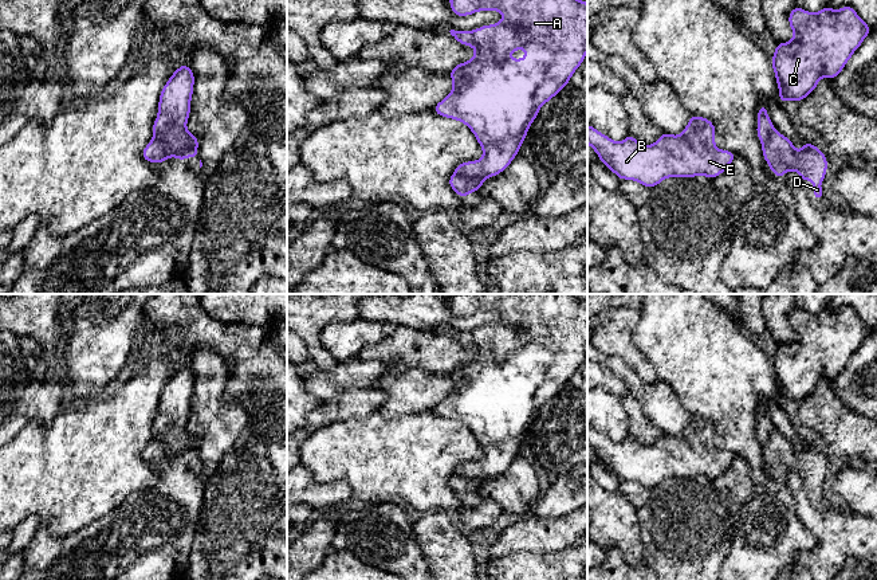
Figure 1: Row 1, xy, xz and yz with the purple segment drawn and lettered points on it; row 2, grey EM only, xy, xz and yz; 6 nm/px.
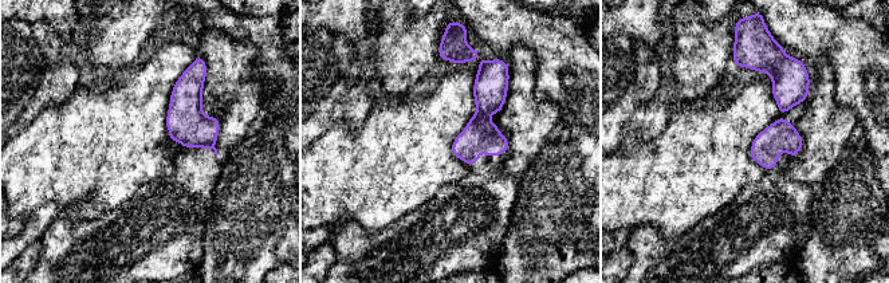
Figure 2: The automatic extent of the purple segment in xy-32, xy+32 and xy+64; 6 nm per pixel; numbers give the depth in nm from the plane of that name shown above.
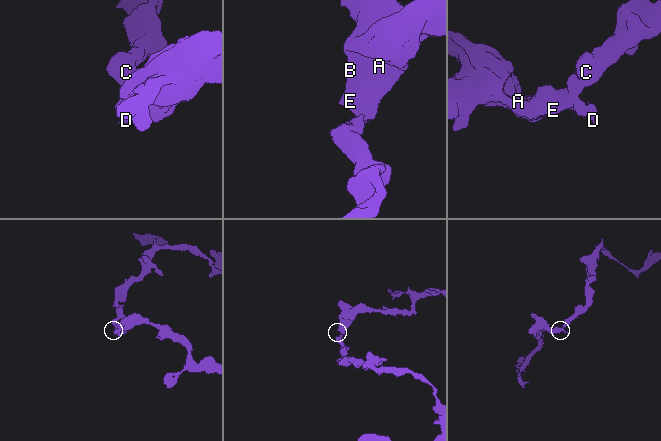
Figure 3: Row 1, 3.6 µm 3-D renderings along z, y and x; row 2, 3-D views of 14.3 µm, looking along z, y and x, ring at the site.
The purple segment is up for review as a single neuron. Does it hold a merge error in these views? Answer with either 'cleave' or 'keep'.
cleave

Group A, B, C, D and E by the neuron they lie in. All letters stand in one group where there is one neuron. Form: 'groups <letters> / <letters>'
groups A B C E / D

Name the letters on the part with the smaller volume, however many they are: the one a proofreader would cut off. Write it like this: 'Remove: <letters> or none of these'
Remove: D

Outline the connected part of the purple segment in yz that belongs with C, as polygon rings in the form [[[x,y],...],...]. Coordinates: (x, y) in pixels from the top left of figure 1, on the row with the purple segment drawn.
[[[827,5],[817,13],[795,7],[788,13],[788,23],[794,38],[776,43],[771,58],[780,103],[786,99],[801,102],[821,78],[838,77],[872,32],[850,5],[838,11]]]

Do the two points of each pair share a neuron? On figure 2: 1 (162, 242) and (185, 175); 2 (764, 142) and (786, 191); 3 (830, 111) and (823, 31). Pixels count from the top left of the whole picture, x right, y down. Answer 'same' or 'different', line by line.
1: same
2: same
3: different

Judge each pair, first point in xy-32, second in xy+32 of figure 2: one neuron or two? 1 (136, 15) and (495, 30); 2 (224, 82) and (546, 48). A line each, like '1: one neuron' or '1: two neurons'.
1: two neurons
2: two neurons

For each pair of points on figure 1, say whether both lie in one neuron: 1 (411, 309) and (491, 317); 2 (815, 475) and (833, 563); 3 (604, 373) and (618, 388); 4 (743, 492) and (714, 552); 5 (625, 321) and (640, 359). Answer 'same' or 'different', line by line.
1: same
2: different
3: same
4: different
5: same

